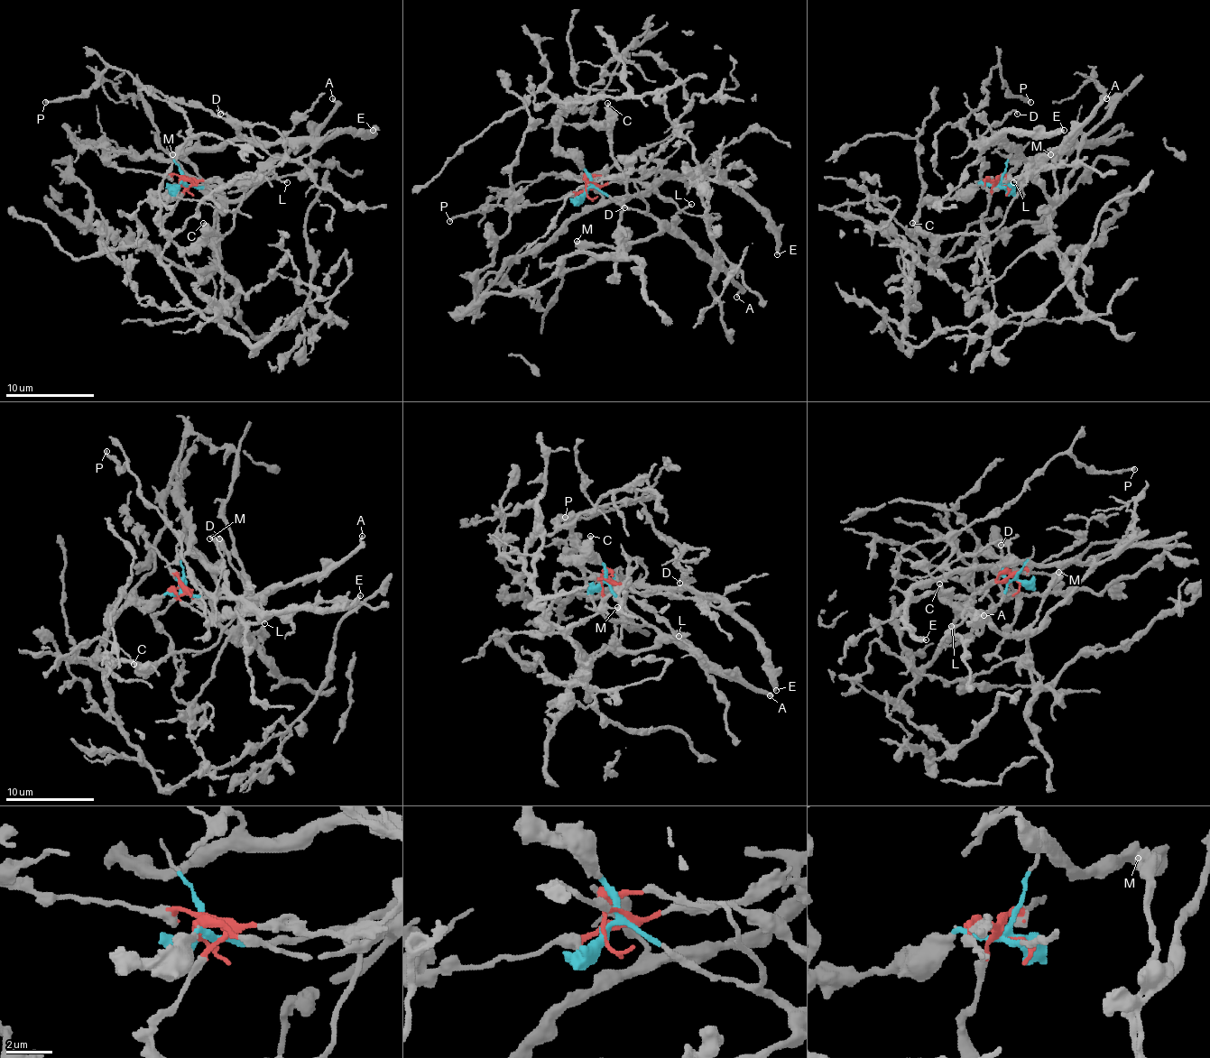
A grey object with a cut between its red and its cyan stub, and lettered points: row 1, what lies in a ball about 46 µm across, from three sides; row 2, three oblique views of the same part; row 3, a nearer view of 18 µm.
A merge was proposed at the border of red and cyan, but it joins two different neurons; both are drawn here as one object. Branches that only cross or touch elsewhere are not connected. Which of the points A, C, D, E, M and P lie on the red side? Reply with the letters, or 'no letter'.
D, E, P

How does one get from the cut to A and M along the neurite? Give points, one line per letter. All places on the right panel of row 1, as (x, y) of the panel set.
A: (1001, 182), (996, 185), (1014, 187), (1105, 98)
M: (1001, 182), (996, 185), (1014, 187), (1029, 178), (1041, 185), (1049, 200), (1057, 191), (1054, 158), (1049, 153)

